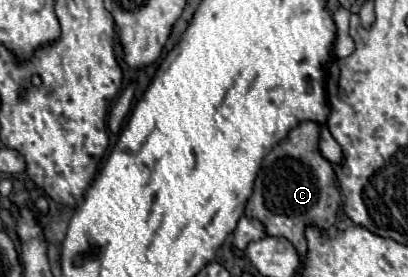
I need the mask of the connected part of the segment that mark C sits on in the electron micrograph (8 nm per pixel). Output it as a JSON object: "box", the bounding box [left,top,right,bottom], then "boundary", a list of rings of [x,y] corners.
{"box":[245,121,341,257],"boundary":[[[303,121],[291,129],[289,135],[263,159],[263,173],[257,175],[253,195],[245,207],[245,215],[259,219],[267,235],[291,241],[299,257],[305,257],[307,253],[307,243],[303,239],[305,227],[317,225],[323,231],[331,229],[341,205],[341,193],[335,185],[331,163],[319,151],[319,137],[320,126],[312,121]]]}

